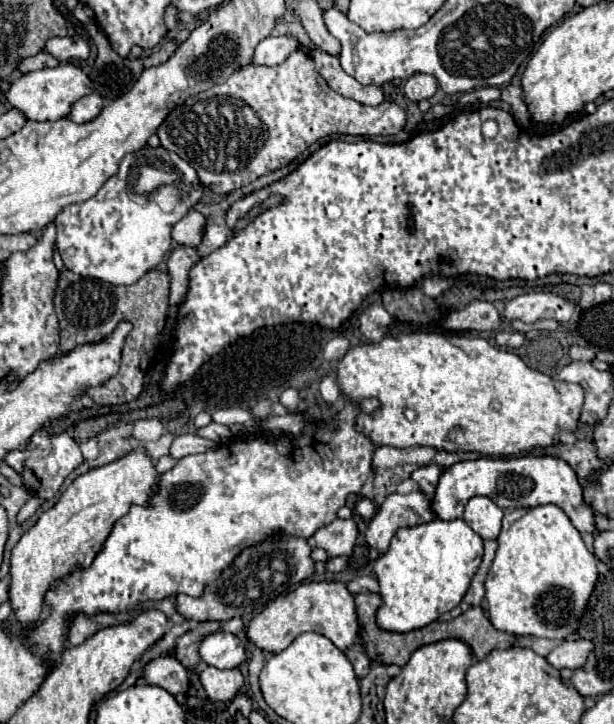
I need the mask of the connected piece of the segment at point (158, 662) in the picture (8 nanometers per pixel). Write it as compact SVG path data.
M168 654L154 658L144 666L144 680L176 696L188 688L188 670L172 654Z

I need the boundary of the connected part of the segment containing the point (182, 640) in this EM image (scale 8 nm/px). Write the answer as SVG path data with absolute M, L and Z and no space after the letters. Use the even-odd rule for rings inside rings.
M200 622L194 630L188 630L184 636L180 636L180 638L176 640L174 654L176 654L176 658L178 658L190 672L194 672L194 670L198 668L198 664L200 664L200 656L198 656L200 642L202 642L206 636L218 632L218 628L220 628L218 622Z

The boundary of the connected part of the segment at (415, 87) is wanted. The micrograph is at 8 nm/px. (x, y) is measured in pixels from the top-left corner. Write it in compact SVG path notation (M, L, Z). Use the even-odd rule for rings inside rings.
M414 74L412 78L408 78L408 82L404 86L404 94L412 102L432 98L436 94L436 90L438 90L438 82L430 74Z

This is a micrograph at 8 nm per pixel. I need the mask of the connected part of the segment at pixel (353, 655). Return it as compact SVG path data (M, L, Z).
M354 646L354 648L348 648L344 654L346 654L348 660L352 662L352 666L354 666L354 670L356 670L356 676L358 676L358 678L364 678L364 676L368 674L368 668L370 668L370 660L368 660L364 648L362 648L362 646Z

